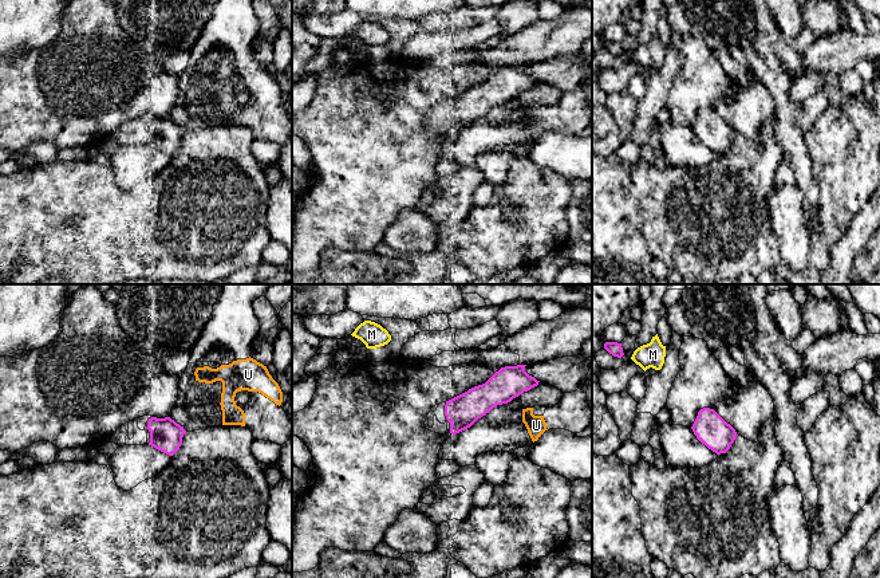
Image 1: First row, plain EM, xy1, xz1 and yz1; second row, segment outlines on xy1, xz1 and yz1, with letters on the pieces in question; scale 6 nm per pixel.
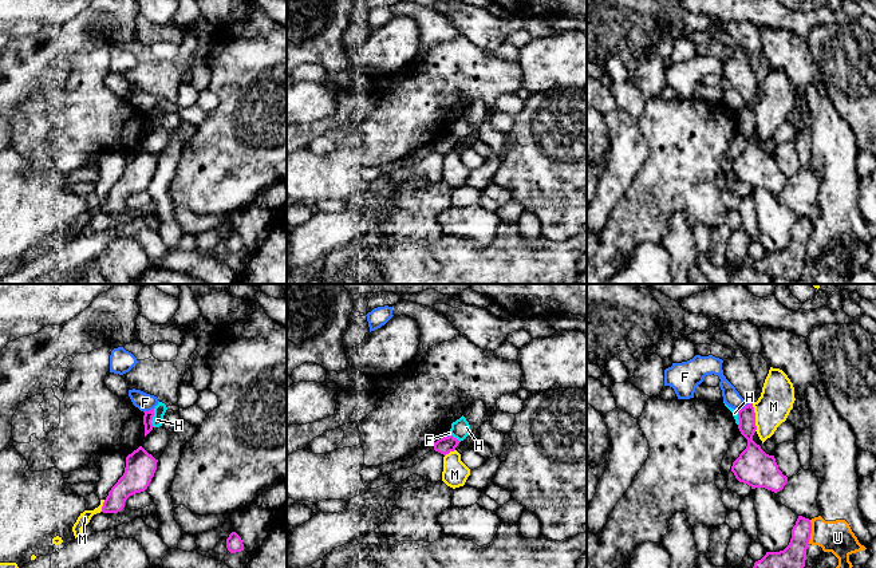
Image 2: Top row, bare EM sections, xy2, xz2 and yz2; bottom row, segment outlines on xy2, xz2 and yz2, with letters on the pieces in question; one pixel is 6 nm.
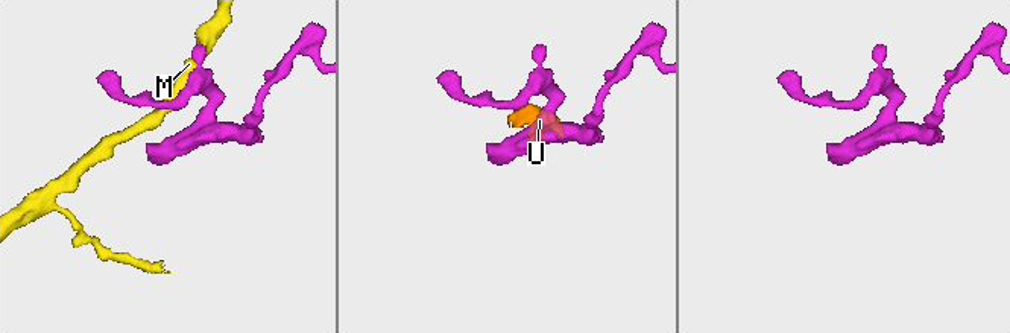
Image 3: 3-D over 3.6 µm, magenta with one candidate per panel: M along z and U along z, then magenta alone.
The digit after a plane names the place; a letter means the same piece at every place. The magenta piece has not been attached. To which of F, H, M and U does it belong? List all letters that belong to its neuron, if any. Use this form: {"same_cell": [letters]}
{"same_cell": []}

